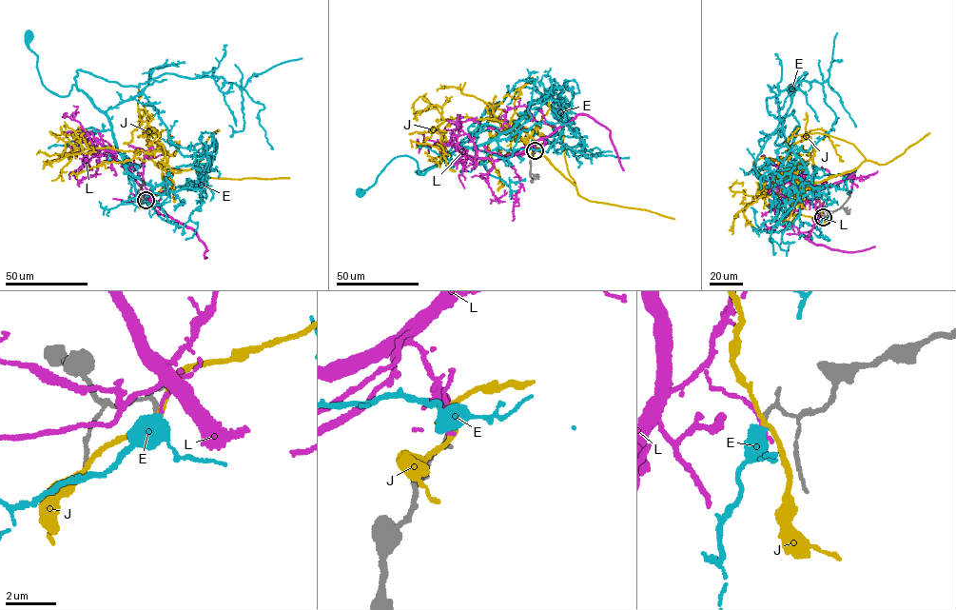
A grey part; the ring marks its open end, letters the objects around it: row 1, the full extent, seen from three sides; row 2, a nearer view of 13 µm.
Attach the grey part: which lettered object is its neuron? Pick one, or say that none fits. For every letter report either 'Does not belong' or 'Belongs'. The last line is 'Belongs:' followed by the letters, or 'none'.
E: Does not belong
J: Does not belong
L: Does not belong
Belongs: none

